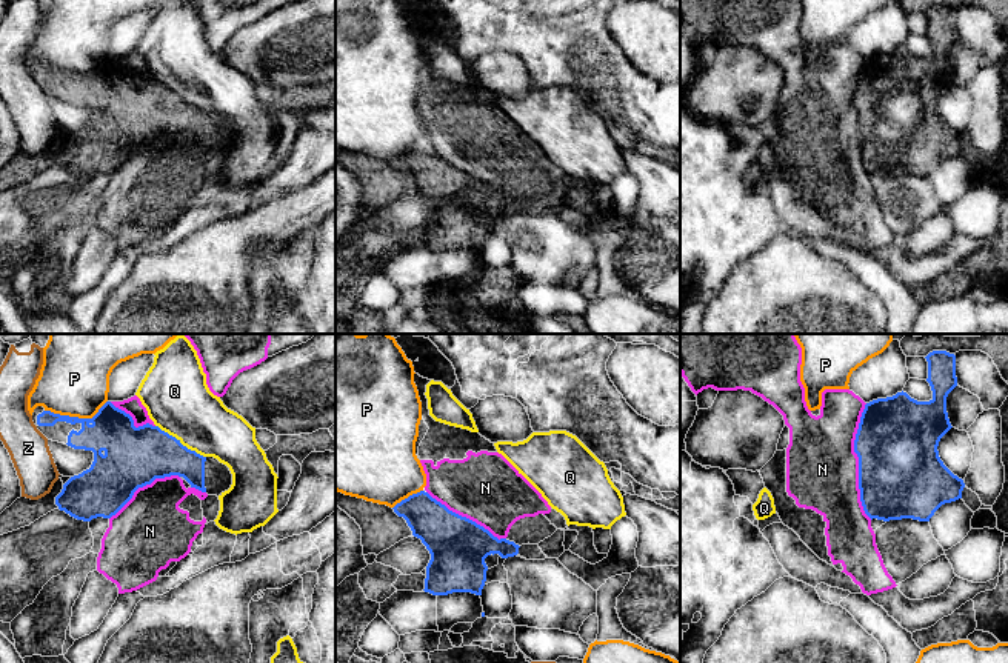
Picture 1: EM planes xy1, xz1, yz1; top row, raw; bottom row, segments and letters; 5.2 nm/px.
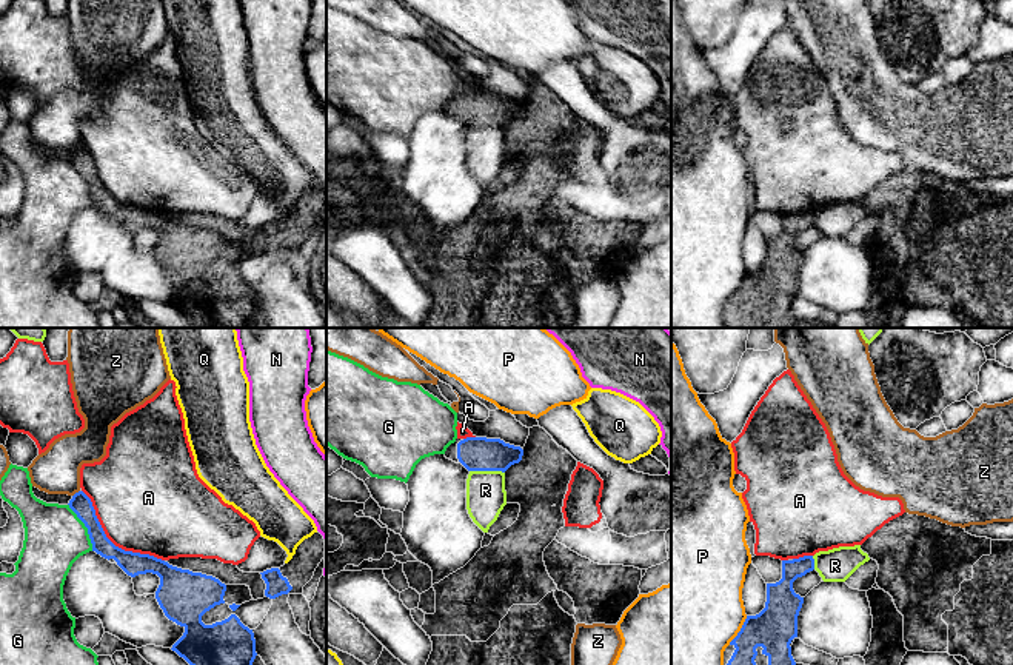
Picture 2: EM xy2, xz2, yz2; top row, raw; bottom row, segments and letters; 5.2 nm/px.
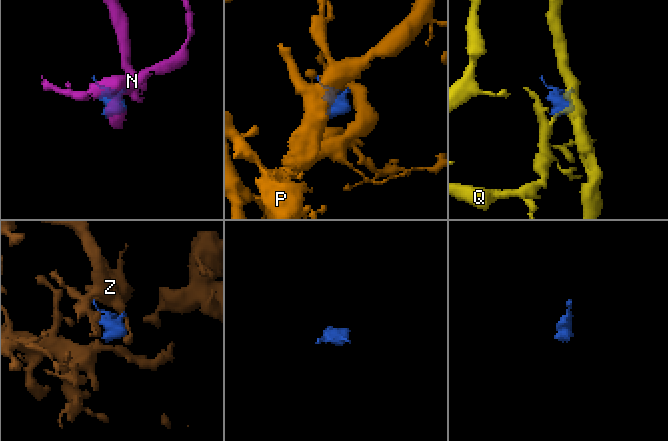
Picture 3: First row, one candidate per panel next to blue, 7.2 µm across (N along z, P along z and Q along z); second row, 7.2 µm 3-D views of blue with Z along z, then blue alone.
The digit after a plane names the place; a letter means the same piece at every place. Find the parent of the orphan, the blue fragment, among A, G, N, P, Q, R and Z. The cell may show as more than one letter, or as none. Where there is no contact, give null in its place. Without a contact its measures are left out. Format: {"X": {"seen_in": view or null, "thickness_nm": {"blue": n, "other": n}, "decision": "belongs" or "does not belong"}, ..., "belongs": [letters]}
{"A": {"seen_in": "xy2", "thickness_nm": {"blue": 120, "other": 480}, "decision": "does not belong"}, "G": {"seen_in": "xy2", "thickness_nm": {"blue": 110, "other": 320}, "decision": "does not belong"}, "N": {"seen_in": "yz1", "thickness_nm": {"blue": 440, "other": 380}, "decision": "does not belong"}, "P": {"seen_in": "xy1", "thickness_nm": {"blue": 220, "other": 360}, "decision": "does not belong"}, "Q": {"seen_in": "xy1", "thickness_nm": {"blue": 320, "other": 340}, "decision": "does not belong"}, "R": {"seen_in": "xz2", "thickness_nm": {"blue": 180, "other": 200}, "decision": "belongs"}, "Z": {"seen_in": "xy2", "thickness_nm": {"blue": 110, "other": 240}, "decision": "does not belong"}, "belongs": ["R"]}

